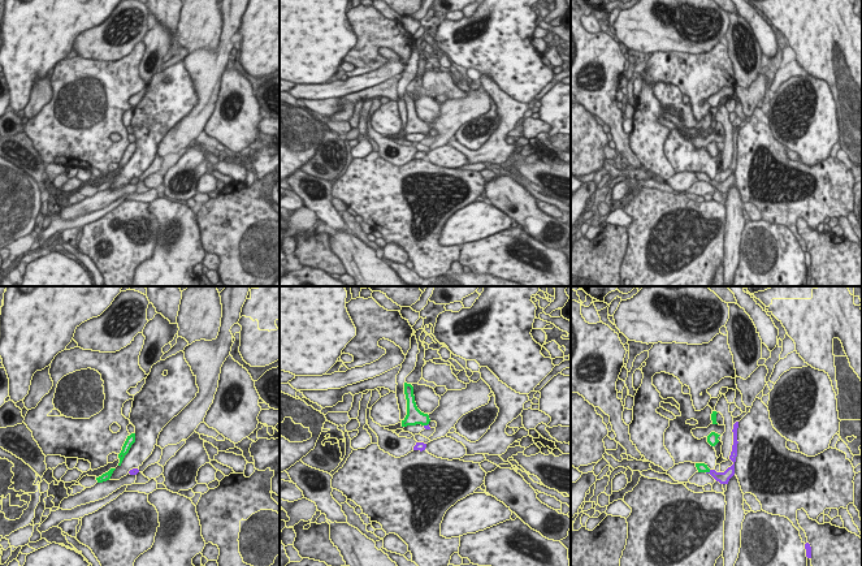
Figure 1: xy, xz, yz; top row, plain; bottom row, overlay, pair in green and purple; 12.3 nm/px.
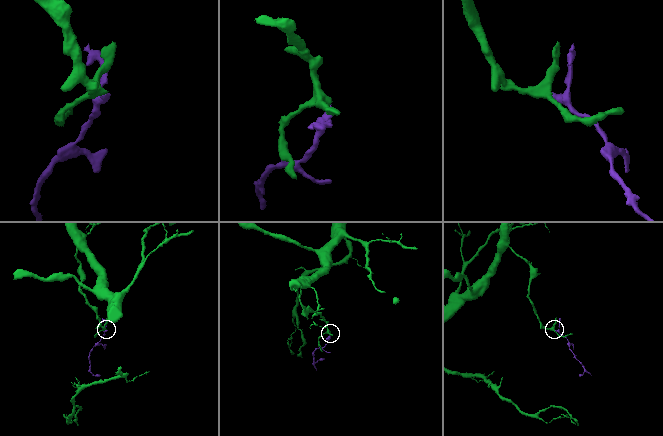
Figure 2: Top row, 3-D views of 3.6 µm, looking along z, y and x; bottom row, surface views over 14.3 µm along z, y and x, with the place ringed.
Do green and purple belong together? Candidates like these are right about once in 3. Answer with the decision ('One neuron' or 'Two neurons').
One neuron

